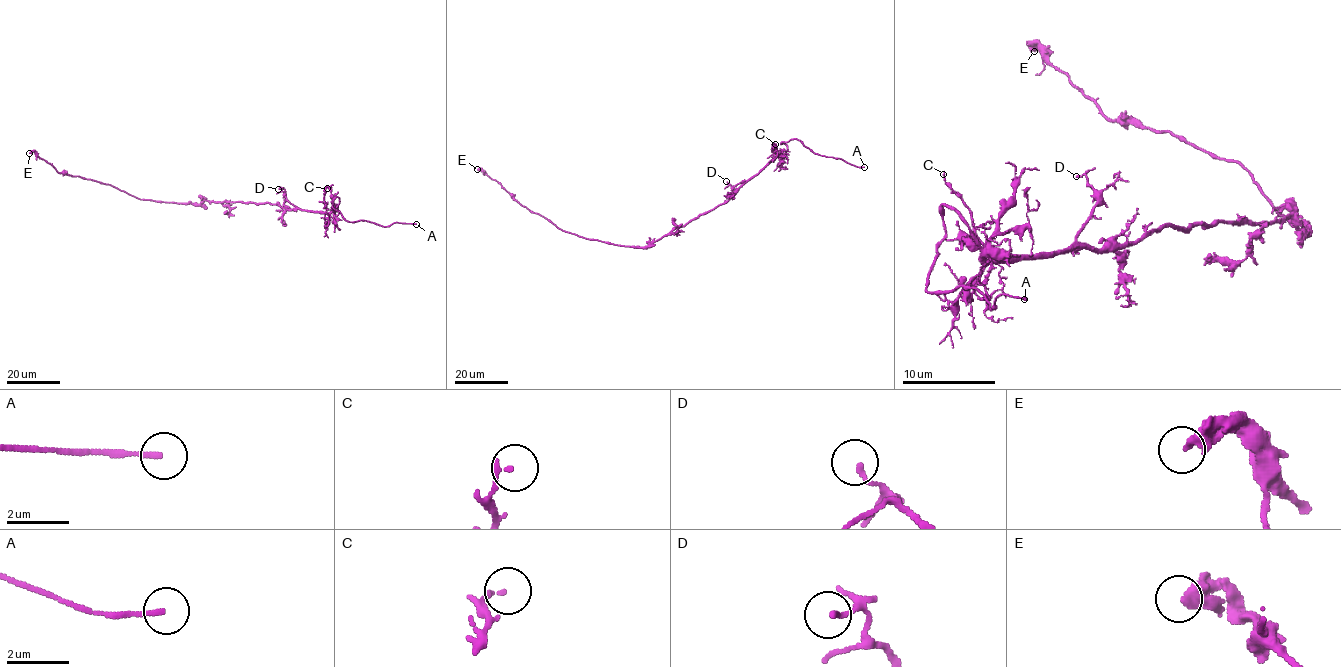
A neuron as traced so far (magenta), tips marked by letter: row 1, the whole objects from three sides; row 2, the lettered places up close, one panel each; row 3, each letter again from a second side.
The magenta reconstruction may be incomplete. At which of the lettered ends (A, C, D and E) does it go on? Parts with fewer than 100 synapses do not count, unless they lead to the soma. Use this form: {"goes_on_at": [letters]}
{"goes_on_at": ["A"]}

